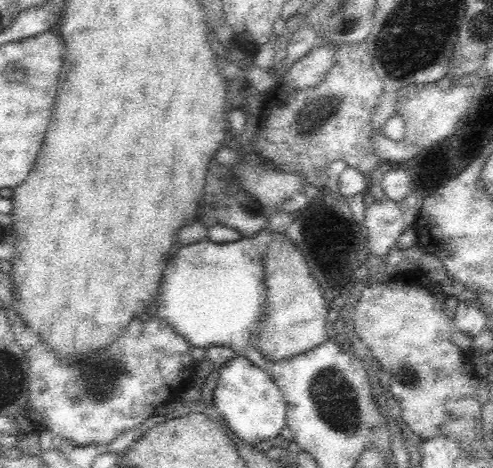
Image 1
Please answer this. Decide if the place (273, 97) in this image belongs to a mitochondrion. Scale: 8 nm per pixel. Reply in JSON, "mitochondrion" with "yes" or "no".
{"mitochondrion":"no"}

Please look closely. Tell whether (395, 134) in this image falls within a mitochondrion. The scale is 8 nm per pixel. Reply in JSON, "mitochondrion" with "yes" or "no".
{"mitochondrion":"no"}

